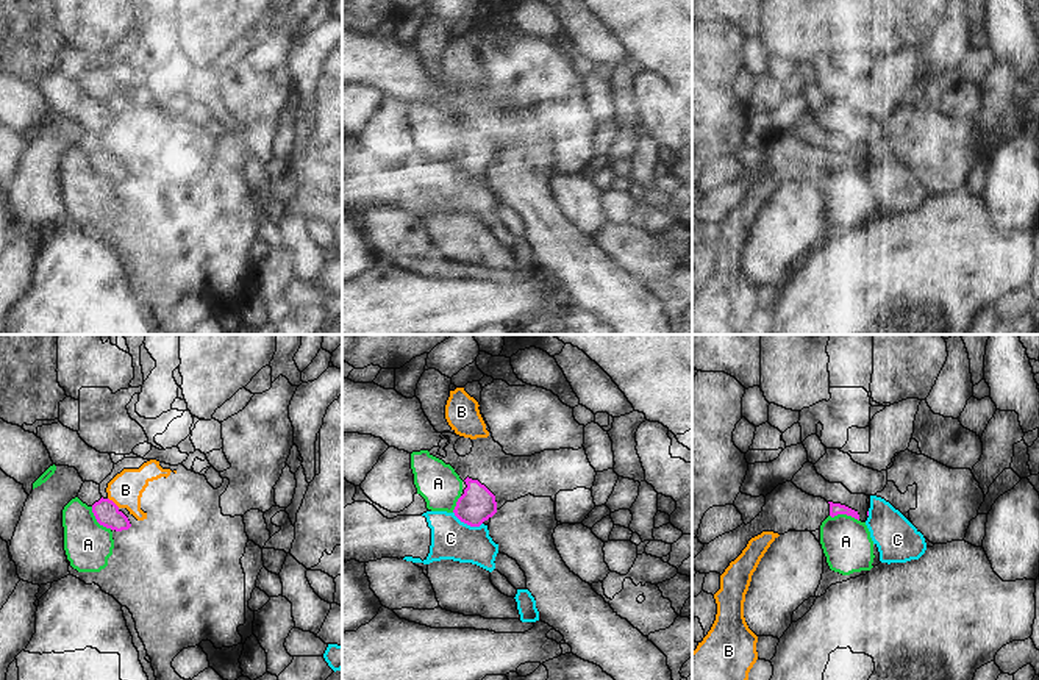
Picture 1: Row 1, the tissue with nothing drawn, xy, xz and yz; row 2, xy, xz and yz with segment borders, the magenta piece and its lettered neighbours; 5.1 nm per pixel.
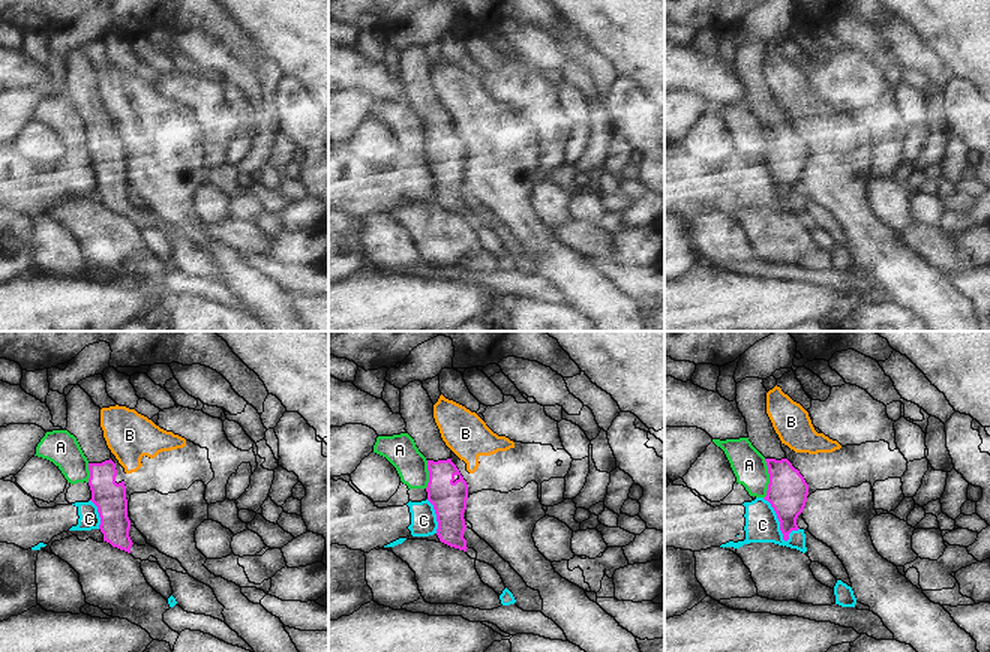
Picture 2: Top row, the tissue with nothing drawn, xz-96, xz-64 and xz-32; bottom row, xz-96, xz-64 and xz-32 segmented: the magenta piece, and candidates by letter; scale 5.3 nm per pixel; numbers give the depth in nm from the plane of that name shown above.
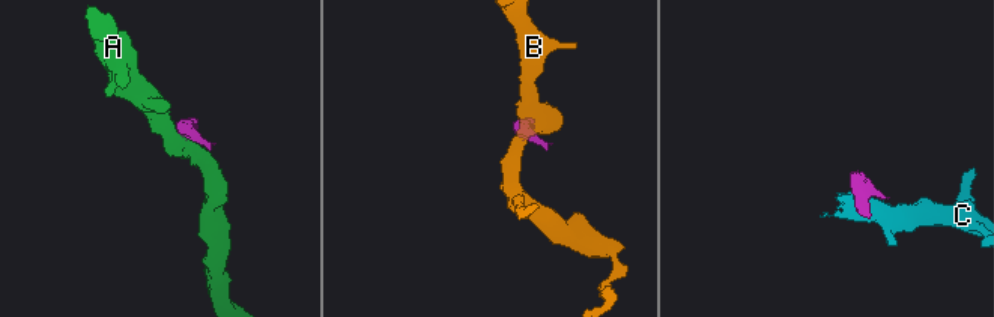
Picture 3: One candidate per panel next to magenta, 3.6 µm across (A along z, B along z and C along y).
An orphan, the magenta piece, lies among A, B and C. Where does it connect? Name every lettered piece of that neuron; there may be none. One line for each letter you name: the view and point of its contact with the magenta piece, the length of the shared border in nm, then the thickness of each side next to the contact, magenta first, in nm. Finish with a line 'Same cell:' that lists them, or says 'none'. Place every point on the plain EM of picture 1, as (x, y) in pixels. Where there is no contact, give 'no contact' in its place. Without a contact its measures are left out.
Same cell: none

